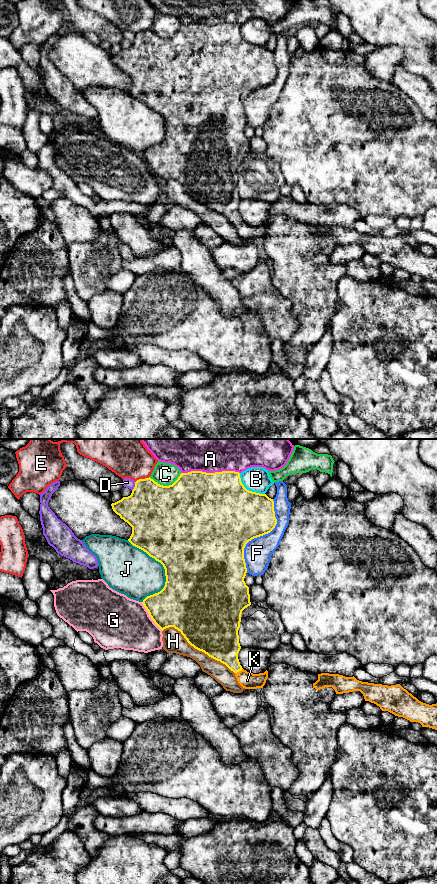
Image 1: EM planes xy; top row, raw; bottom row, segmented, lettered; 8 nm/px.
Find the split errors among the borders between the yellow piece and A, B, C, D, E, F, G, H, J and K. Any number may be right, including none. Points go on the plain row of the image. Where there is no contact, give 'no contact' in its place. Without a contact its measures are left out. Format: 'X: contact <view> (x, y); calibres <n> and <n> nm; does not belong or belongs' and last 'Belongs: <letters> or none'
A: contact xy (210, 25); calibres 500 and 200 nm; does not belong
B: contact xy (248, 42); calibres 500 and 200 nm; does not belong
C: contact xy (165, 38); calibres 500 and 180 nm; does not belong
D: contact xy (135, 38); calibres 440 and 80 nm; does not belong
E: contact xy (142, 31); calibres 400 and 260 nm; does not belong
F: contact xy (260, 87); calibres 460 and 220 nm; does not belong
G: contact xy (149, 167); calibres 360 and 420 nm; does not belong
H: contact xy (197, 201); calibres 480 and 180 nm; does not belong
J: contact xy (165, 122); calibres 500 and 380 nm; does not belong
K: contact xy (238, 223); calibres 260 and 130 nm; belongs
Belongs: K

